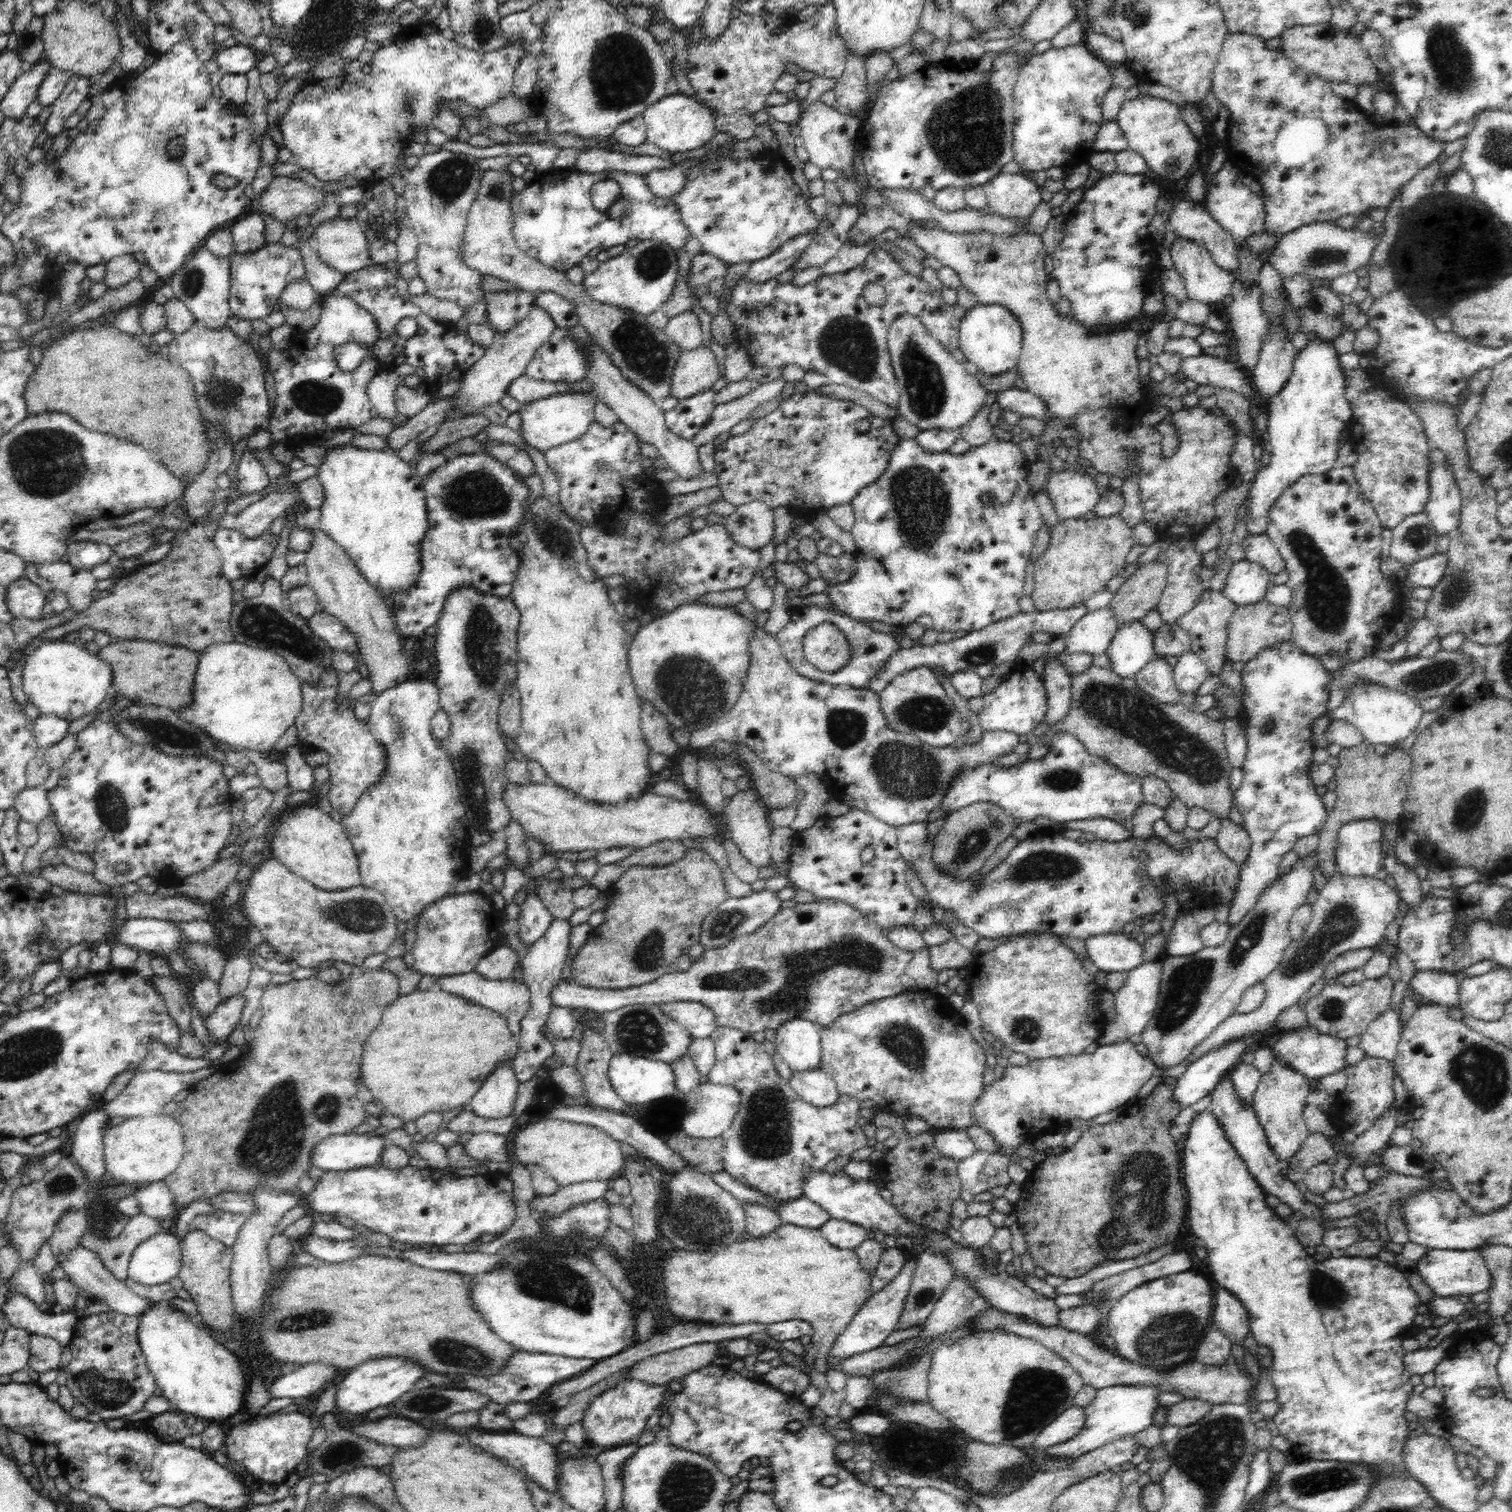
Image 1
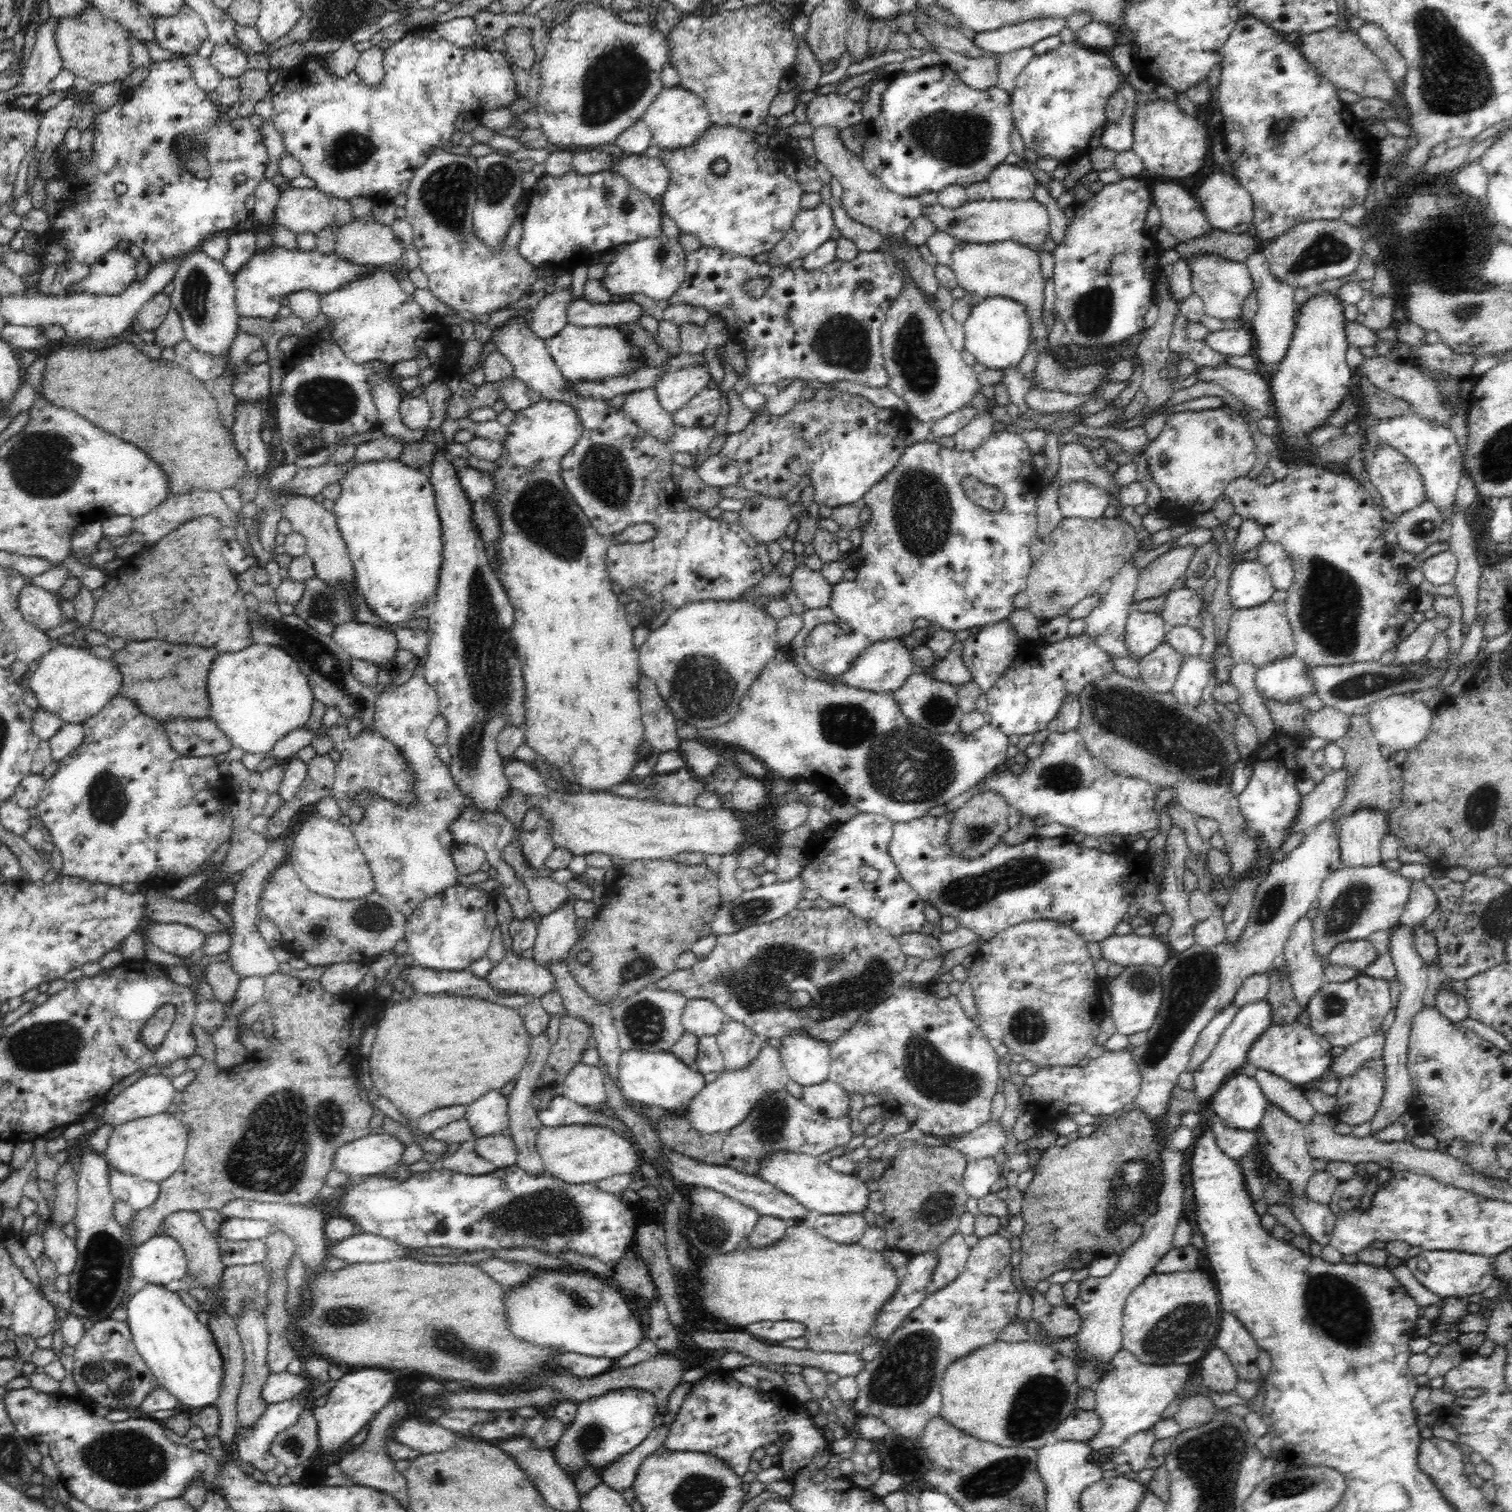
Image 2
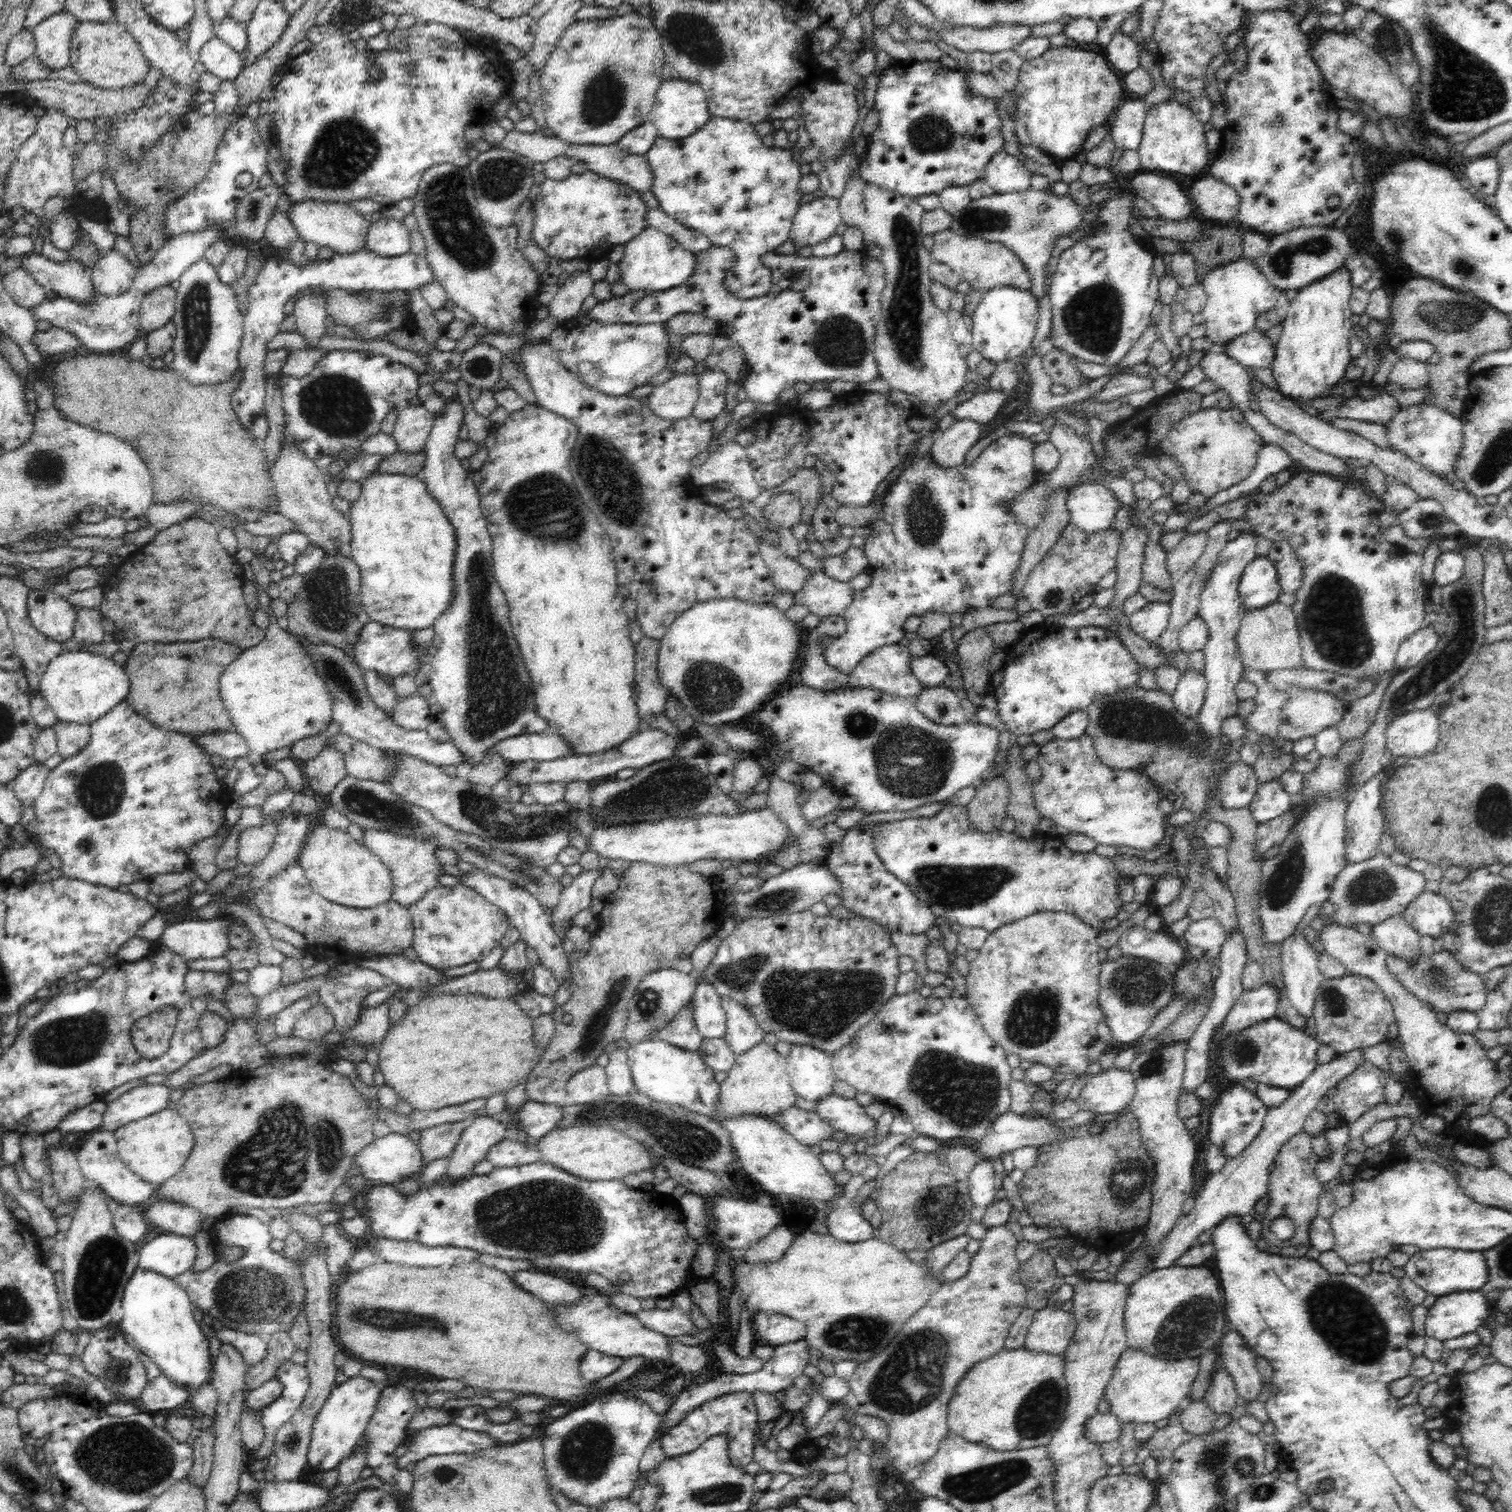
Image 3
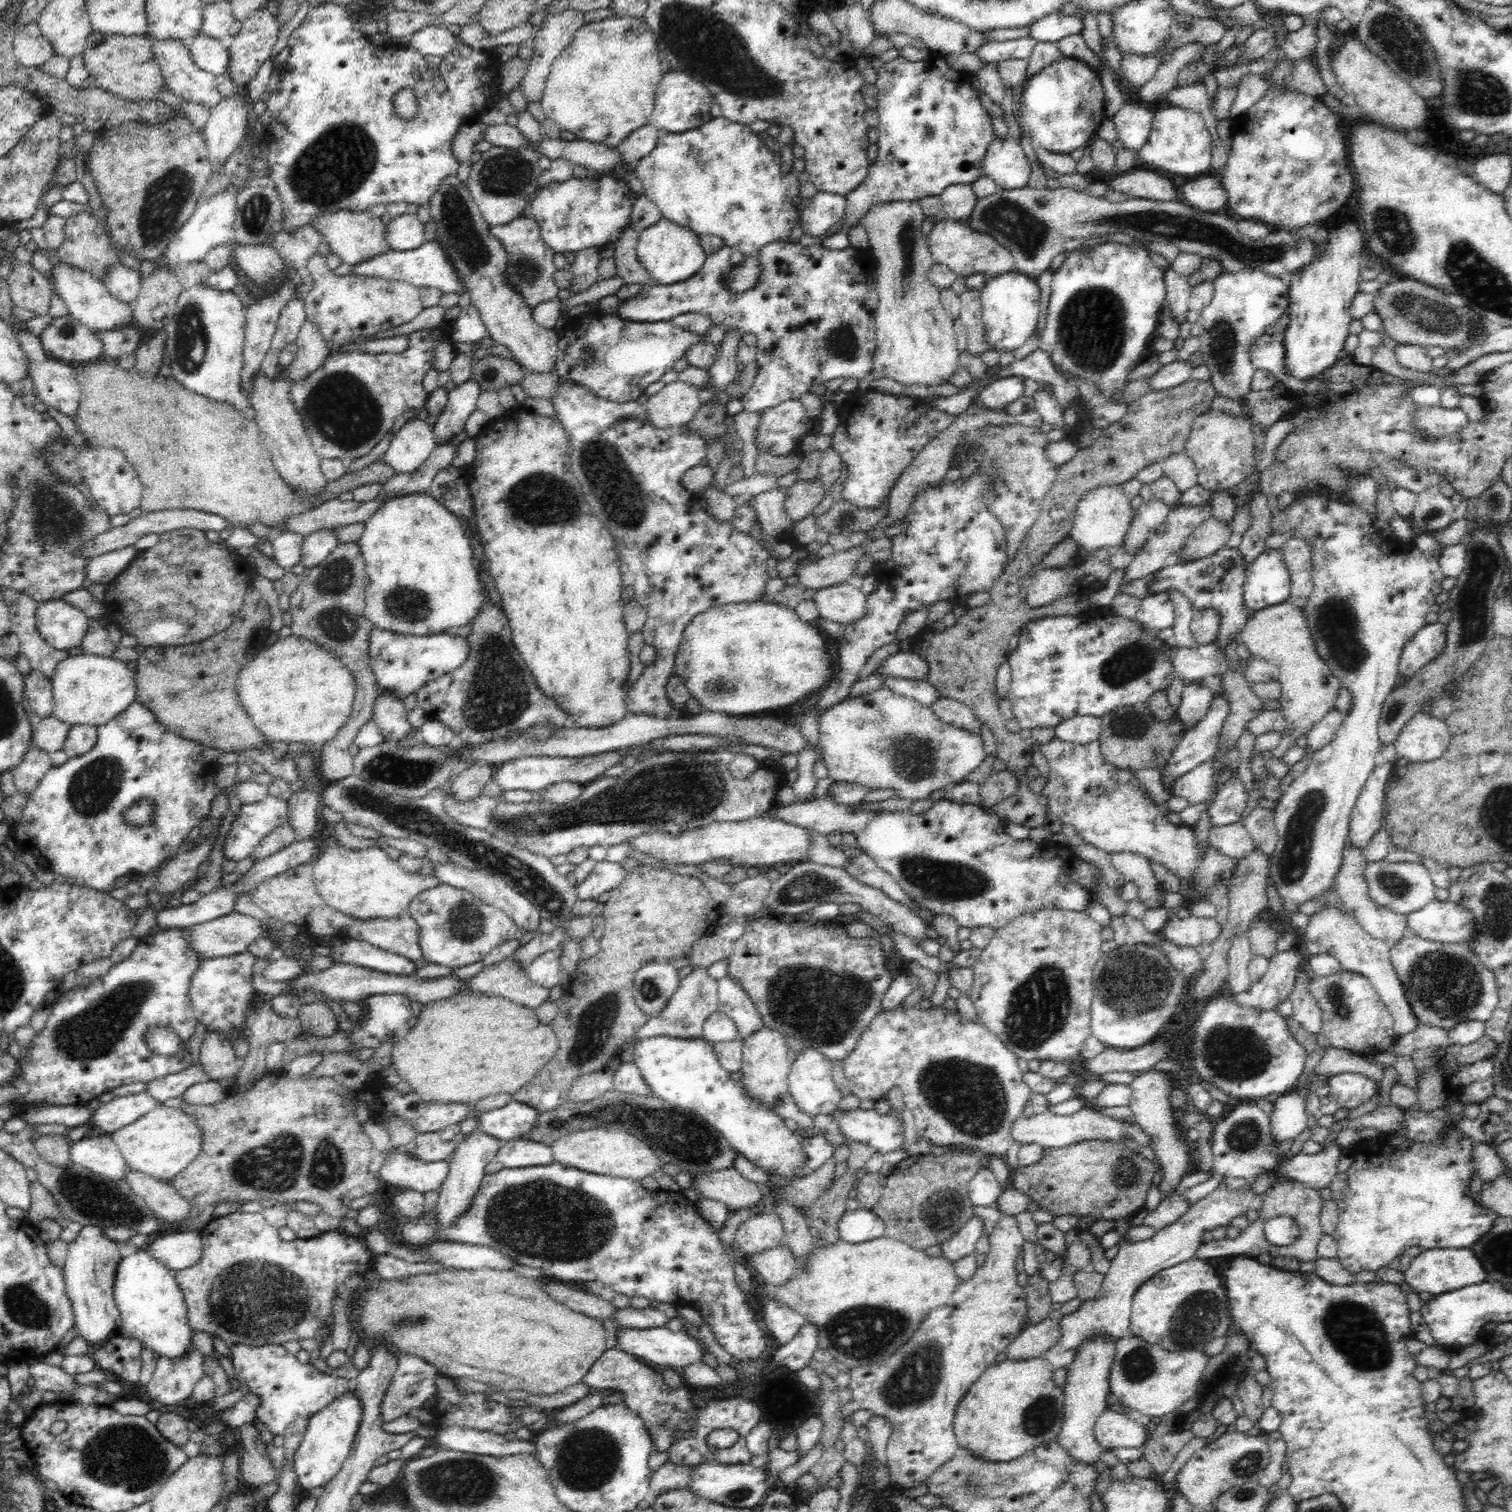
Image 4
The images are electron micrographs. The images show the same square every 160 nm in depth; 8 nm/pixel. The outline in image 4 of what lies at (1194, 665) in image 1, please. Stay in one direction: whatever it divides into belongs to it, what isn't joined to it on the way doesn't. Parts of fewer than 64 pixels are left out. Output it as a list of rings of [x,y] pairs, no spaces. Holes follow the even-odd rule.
[[[1191,681],[1185,684],[1176,717],[1186,726],[1195,726],[1208,713],[1214,694],[1210,688]]]

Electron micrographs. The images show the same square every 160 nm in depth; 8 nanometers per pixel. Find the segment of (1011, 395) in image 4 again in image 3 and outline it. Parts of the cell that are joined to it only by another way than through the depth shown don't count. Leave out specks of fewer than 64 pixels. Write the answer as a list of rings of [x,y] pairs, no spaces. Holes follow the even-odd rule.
[[[993,389],[982,392],[982,394],[976,392],[975,396],[956,406],[952,412],[952,417],[956,421],[970,419],[981,423],[990,422],[1002,410],[1008,396],[1008,392]]]

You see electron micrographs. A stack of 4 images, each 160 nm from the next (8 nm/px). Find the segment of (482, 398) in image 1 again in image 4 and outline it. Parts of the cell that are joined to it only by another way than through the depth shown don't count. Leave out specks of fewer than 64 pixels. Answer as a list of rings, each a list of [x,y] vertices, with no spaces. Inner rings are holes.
[[[586,248],[586,250],[582,250],[575,255],[576,258],[574,258],[570,270],[573,275],[571,290],[579,293],[599,282],[598,264],[602,257],[599,248]]]

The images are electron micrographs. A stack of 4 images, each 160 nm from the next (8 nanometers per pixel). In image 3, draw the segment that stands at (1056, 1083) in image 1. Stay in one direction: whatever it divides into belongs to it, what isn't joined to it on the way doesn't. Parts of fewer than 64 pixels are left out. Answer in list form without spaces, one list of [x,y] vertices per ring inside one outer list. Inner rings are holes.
[[[1114,1067],[1086,1078],[1087,1083],[1075,1096],[1081,1110],[1112,1114],[1124,1110],[1132,1102],[1136,1092],[1133,1074]]]

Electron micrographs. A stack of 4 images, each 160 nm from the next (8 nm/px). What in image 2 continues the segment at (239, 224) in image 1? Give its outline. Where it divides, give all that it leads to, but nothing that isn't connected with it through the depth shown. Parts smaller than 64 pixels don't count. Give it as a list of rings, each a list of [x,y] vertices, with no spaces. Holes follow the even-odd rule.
[[[248,229],[245,232],[232,234],[229,237],[228,252],[221,262],[224,264],[226,273],[233,278],[246,267],[251,256],[257,253],[256,234],[252,229]]]

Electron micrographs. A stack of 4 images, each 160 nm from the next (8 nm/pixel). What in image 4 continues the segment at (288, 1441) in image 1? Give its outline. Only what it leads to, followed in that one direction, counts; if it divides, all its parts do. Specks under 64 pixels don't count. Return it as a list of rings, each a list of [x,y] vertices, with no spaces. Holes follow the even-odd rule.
[[[232,1345],[230,1349],[235,1378],[241,1385],[245,1384],[249,1392],[261,1398],[256,1418],[263,1422],[274,1436],[283,1435],[293,1420],[309,1419],[324,1406],[328,1406],[336,1396],[346,1394],[353,1388],[353,1381],[348,1378],[321,1372],[311,1363],[300,1363],[296,1355],[290,1354],[283,1345]]]

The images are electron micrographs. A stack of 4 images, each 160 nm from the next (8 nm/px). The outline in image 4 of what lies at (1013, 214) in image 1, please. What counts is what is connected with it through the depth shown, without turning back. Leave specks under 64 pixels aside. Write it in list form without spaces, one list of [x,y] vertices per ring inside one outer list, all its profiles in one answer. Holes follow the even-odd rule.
[[[997,135],[983,158],[983,169],[984,174],[1004,190],[1024,188],[1032,172],[1030,160],[1020,143],[1012,137],[999,138]]]

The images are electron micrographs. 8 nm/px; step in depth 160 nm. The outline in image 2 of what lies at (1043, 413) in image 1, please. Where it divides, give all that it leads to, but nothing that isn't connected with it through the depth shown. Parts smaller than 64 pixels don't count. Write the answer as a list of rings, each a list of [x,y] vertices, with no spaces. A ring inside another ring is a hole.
[[[1032,387],[1024,397],[1027,409],[1034,409],[1044,414],[1074,411],[1080,408],[1084,402],[1094,400],[1100,396],[1100,392],[1094,394],[1065,394],[1060,390],[1050,392]]]

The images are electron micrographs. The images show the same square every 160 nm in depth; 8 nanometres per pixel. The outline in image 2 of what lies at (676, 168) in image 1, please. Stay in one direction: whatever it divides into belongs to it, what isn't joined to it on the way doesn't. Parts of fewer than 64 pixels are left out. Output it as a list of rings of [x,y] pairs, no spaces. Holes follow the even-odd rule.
[[[625,154],[615,160],[610,170],[619,172],[634,188],[656,200],[661,198],[669,183],[668,169],[658,157]]]

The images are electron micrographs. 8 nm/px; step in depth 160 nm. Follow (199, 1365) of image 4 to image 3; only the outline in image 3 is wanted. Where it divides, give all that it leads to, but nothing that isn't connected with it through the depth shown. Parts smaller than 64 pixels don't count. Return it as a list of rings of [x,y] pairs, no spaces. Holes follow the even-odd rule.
[[[164,1373],[149,1381],[140,1393],[137,1403],[146,1412],[172,1410],[184,1404],[190,1397],[188,1387],[174,1383]]]

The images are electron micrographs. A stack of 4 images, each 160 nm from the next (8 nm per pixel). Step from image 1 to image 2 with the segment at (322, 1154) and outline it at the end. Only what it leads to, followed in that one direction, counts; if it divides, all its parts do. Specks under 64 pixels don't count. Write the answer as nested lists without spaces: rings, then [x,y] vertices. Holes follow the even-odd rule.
[[[371,1132],[360,1140],[342,1144],[334,1154],[332,1165],[351,1178],[376,1176],[396,1166],[406,1147],[392,1134]]]

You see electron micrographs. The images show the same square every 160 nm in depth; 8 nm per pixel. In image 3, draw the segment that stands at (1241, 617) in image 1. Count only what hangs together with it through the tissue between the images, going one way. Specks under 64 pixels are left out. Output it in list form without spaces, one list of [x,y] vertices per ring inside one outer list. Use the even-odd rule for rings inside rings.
[[[1273,602],[1259,609],[1248,609],[1236,634],[1236,645],[1242,655],[1244,668],[1257,671],[1304,668],[1298,623],[1292,607]]]

